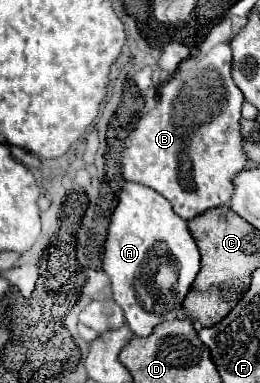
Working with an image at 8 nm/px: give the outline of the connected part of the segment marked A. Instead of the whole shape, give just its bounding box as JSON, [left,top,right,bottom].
[103,182,199,338]

